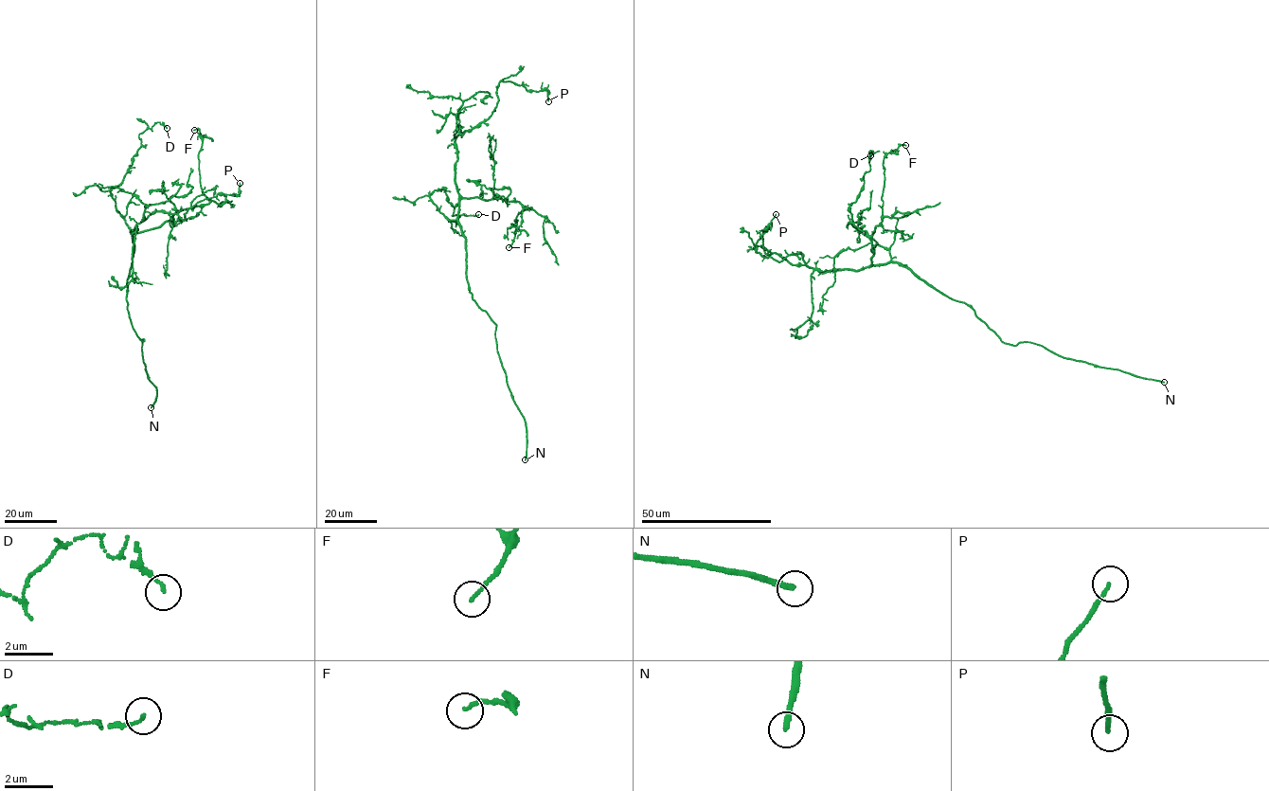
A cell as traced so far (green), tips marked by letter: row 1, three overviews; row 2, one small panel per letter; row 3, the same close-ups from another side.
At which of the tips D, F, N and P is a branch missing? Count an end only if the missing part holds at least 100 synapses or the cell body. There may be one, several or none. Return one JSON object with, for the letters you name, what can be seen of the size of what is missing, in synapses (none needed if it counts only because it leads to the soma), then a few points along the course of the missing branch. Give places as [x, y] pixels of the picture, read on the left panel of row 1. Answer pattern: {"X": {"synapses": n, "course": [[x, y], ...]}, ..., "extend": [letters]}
{"N": {"synapses": 110, "course": [[151, 407], [146, 412], [183, 422], [244, 419], [273, 439], [279, 458], [269, 470], [259, 455]]}, "extend": ["N"]}

